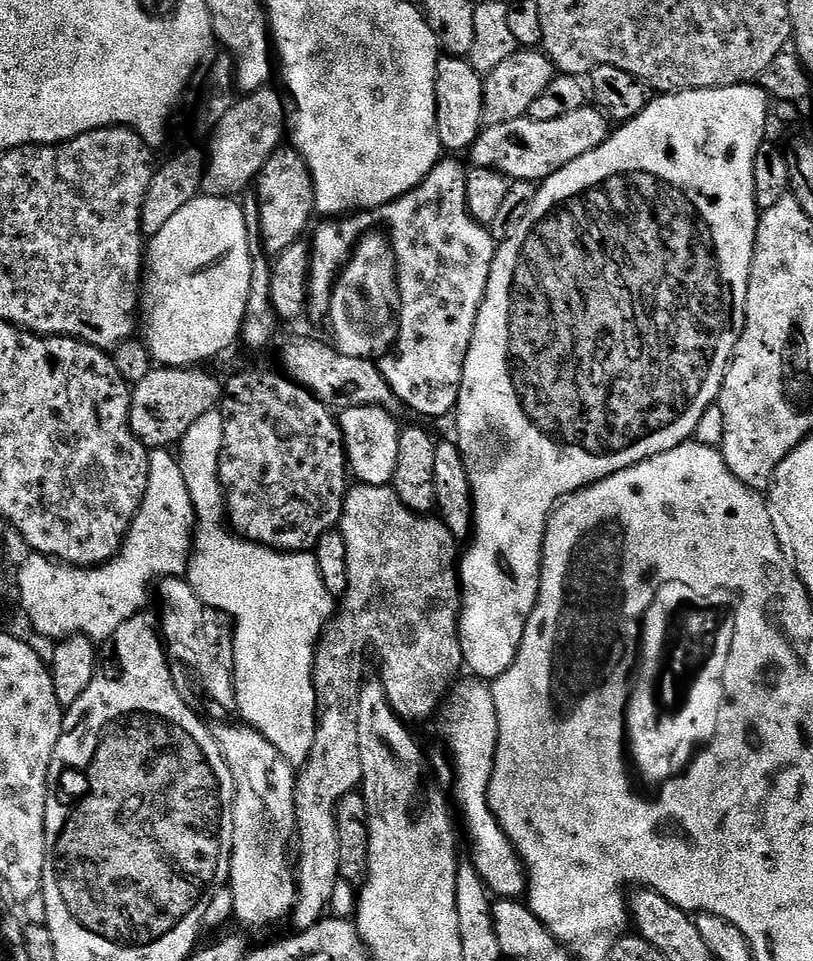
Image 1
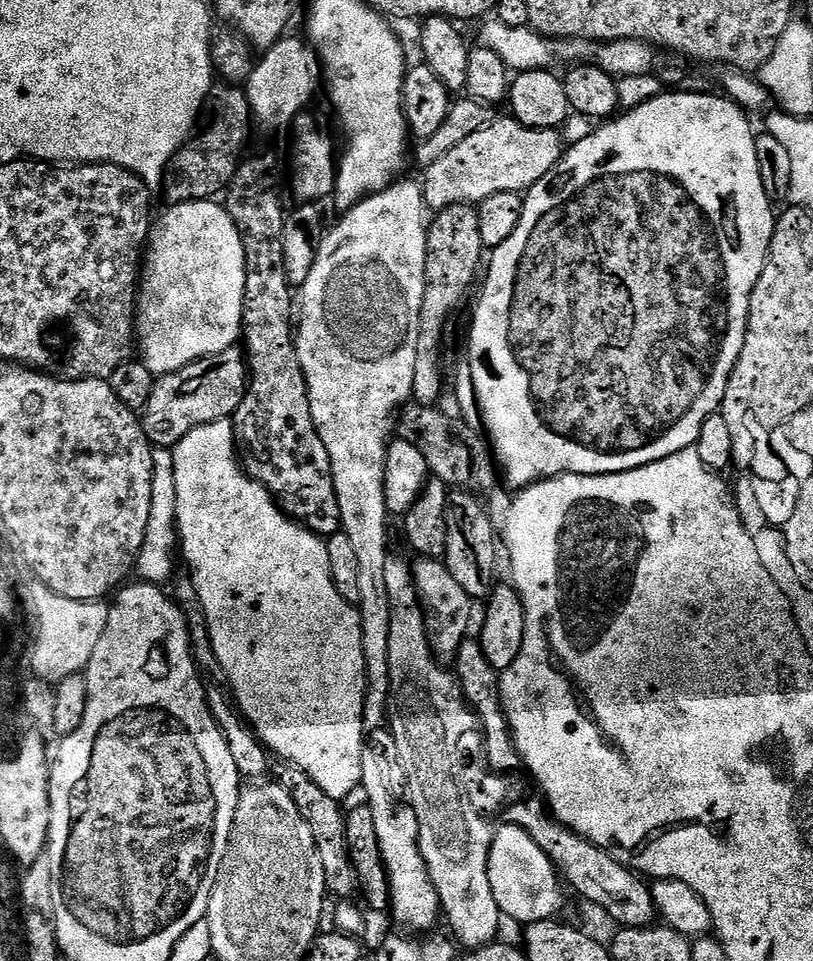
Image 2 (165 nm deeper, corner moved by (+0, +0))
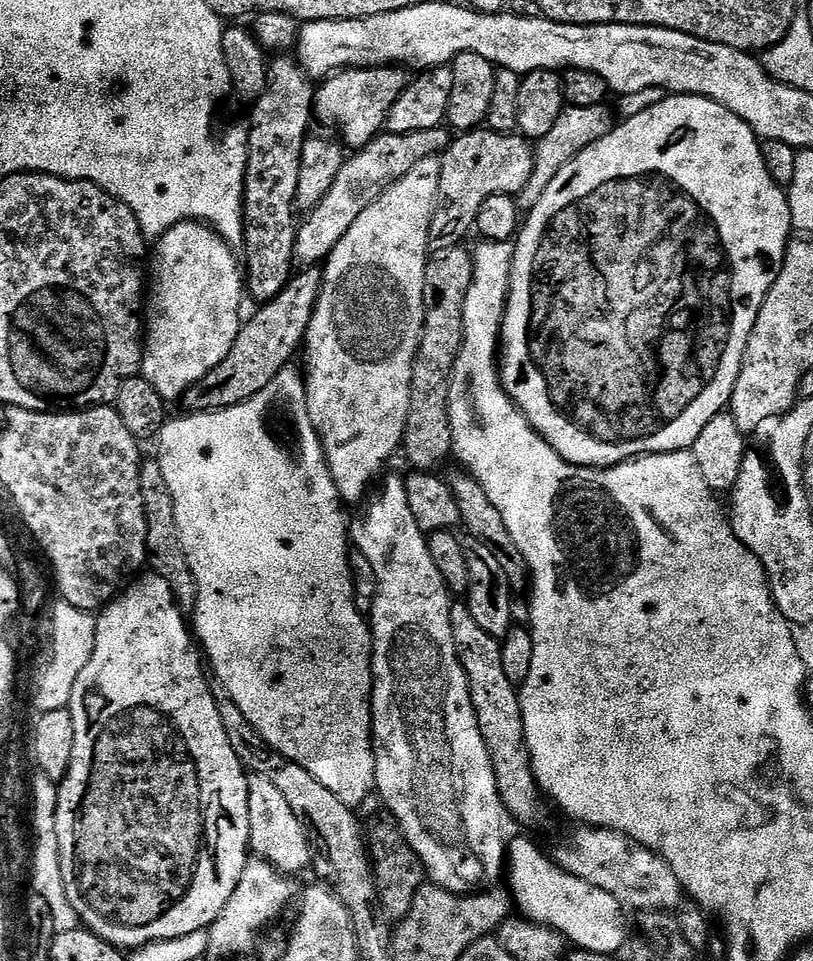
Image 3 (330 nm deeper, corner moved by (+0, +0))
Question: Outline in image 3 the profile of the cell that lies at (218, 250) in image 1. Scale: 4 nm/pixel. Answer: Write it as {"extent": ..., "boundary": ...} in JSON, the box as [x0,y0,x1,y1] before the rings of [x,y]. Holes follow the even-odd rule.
{"extent":[142,220,246,402],"boundary":[[[182,220],[173,226],[170,230],[166,230],[164,235],[159,237],[157,248],[154,248],[154,256],[156,252],[156,261],[150,264],[150,295],[146,300],[146,335],[144,337],[144,362],[142,365],[142,374],[154,386],[154,390],[158,390],[158,394],[166,402],[172,400],[179,401],[187,392],[190,386],[194,386],[206,374],[210,374],[210,370],[214,370],[214,366],[218,366],[228,357],[230,350],[234,346],[234,342],[240,333],[242,323],[242,315],[240,316],[240,303],[246,300],[246,280],[242,275],[242,264],[236,261],[233,245],[227,240],[223,240],[219,232],[215,228],[195,220]]]}

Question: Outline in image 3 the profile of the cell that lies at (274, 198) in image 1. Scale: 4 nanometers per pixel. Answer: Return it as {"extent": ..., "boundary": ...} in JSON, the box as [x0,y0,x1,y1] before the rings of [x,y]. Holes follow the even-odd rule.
{"extent":[314,66,410,150],"boundary":[[[400,66],[376,68],[341,68],[319,81],[314,92],[314,116],[328,128],[337,128],[343,147],[359,150],[385,131],[388,115],[398,102],[402,90],[410,79],[409,73]]]}

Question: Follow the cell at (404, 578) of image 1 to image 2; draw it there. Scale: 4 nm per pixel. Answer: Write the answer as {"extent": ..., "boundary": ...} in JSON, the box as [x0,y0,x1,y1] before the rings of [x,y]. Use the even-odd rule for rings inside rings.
{"extent":[412,558,472,662],"boundary":[[[420,558],[412,564],[412,582],[416,585],[416,595],[420,602],[428,625],[428,644],[437,660],[449,662],[456,655],[461,655],[460,647],[468,636],[468,627],[472,624],[471,596],[454,582],[454,574],[450,574],[447,564],[440,558]]]}

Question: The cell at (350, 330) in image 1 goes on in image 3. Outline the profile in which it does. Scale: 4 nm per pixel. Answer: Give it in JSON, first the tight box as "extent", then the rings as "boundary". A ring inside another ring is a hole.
{"extent":[302,156,441,506],"boundary":[[[431,156],[430,158],[422,158],[422,162],[418,162],[418,166],[414,166],[414,170],[410,170],[410,174],[398,178],[398,182],[394,182],[394,186],[387,188],[377,200],[370,202],[370,206],[366,206],[366,210],[362,210],[362,214],[358,214],[358,218],[354,221],[354,226],[350,226],[350,230],[346,230],[342,242],[338,242],[338,246],[334,246],[334,250],[322,264],[324,270],[322,286],[318,294],[318,302],[314,306],[314,318],[310,318],[310,326],[308,327],[307,334],[304,336],[304,343],[302,345],[302,356],[308,359],[306,407],[310,422],[314,426],[314,430],[324,447],[328,469],[334,478],[334,486],[338,490],[341,501],[348,506],[356,503],[359,505],[369,495],[370,489],[377,483],[381,473],[385,471],[383,468],[387,466],[388,459],[395,452],[397,455],[404,443],[406,418],[410,412],[412,366],[414,358],[420,349],[420,339],[424,333],[424,279],[426,278],[426,266],[430,259],[432,219],[436,213],[436,205],[440,203],[441,182],[441,157]]]}

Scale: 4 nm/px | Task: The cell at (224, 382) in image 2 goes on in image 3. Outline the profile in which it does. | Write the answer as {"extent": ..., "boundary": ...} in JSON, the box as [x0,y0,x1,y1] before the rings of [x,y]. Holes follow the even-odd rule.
{"extent":[182,267,323,413],"boundary":[[[301,267],[273,300],[257,307],[260,309],[241,323],[240,333],[228,357],[184,393],[182,404],[188,407],[187,411],[194,413],[229,408],[254,398],[254,394],[263,388],[269,388],[273,378],[293,363],[292,355],[301,351],[310,318],[314,318],[314,306],[318,302],[323,277],[323,267]]]}

